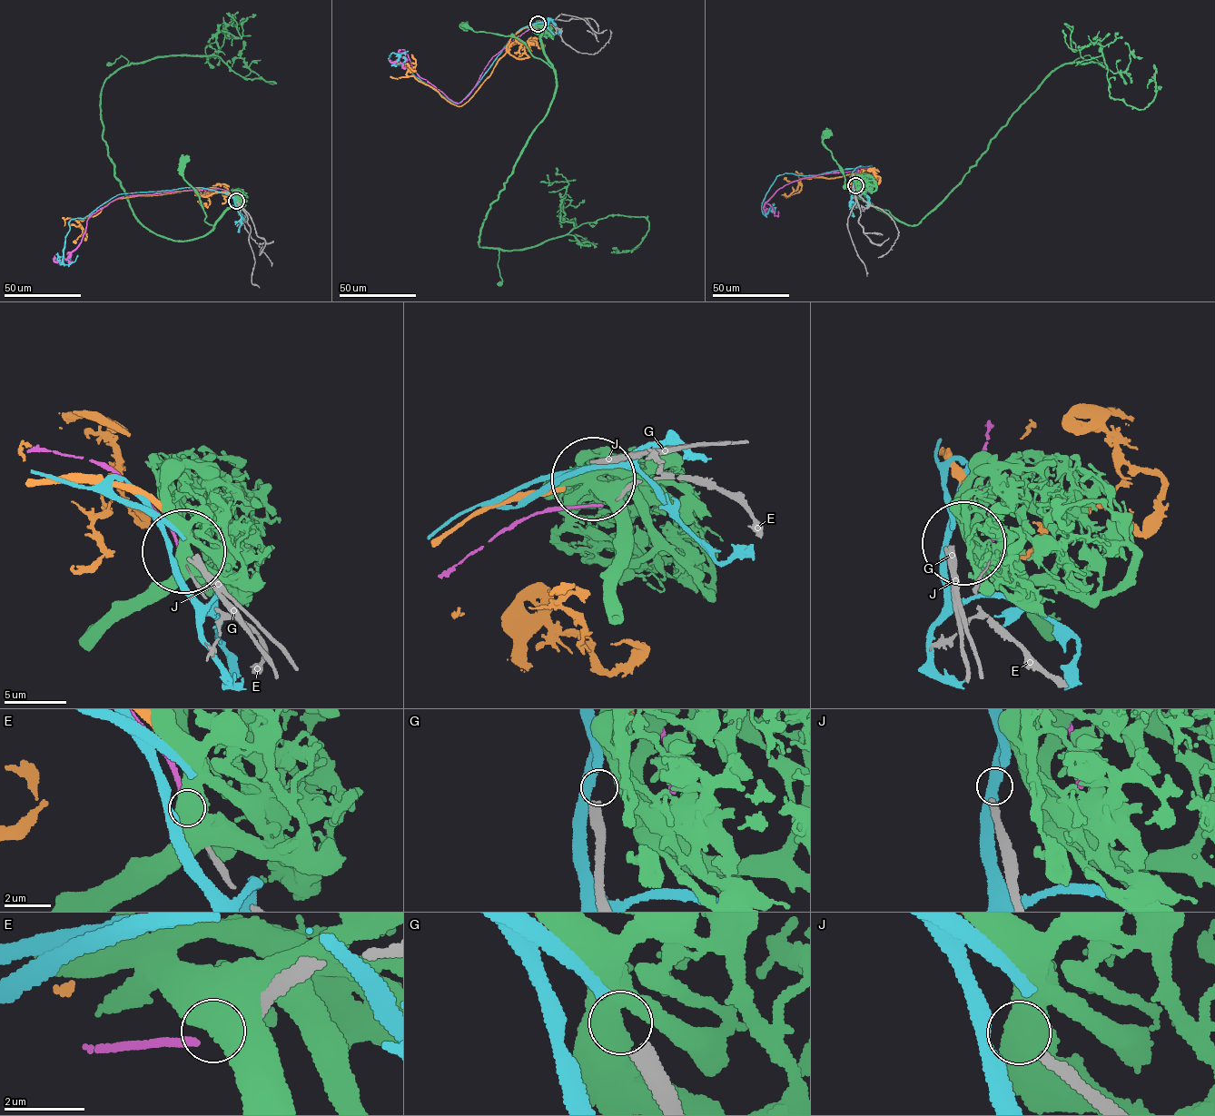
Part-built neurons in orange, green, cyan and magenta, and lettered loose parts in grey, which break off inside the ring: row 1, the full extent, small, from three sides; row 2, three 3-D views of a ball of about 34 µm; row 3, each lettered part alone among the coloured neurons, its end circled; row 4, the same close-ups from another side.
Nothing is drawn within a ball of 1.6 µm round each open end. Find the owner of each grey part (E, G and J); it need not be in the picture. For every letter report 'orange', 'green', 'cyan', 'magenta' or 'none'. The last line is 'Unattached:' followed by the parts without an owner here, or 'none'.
E: magenta
G: cyan
J: none
Unattached: J

